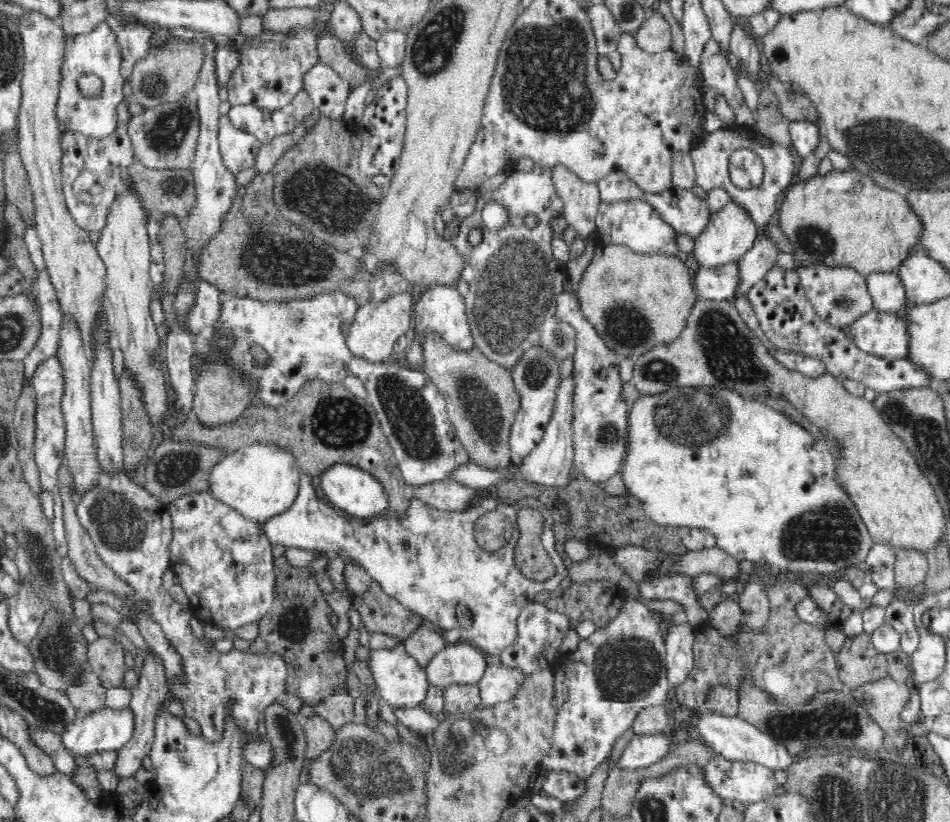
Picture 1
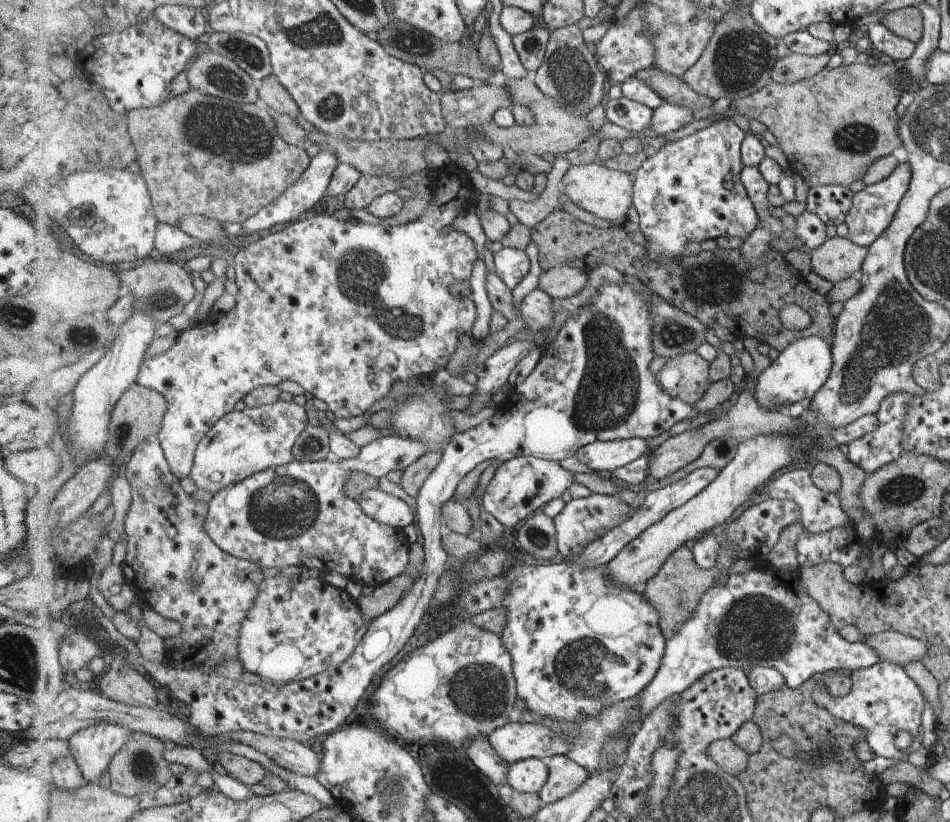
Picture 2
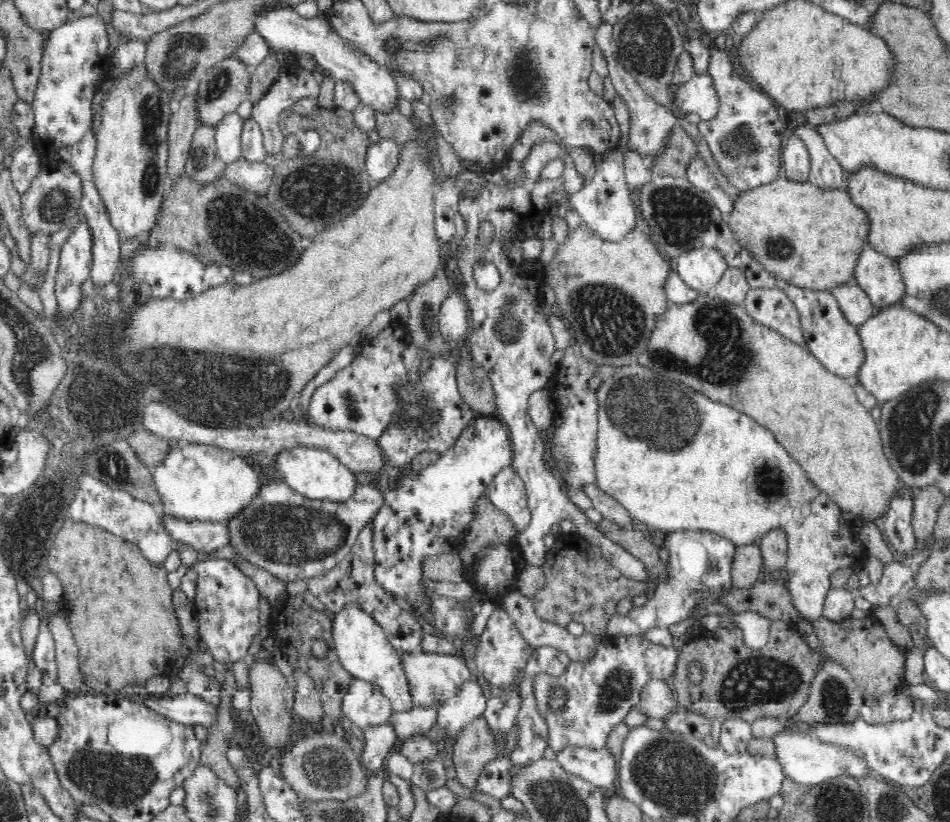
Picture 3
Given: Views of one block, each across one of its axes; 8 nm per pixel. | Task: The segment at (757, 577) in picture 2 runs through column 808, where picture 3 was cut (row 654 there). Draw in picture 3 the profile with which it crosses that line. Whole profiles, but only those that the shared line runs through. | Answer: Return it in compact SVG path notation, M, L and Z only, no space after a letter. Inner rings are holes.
M602 635L602 642L598 644L596 652L590 655L589 659L580 662L570 662L567 670L562 676L548 676L540 674L535 679L535 696L540 717L546 720L549 725L548 746L552 748L554 754L564 750L564 748L595 748L601 749L607 746L608 736L625 721L626 715L632 712L634 704L642 697L644 686L654 679L669 682L679 666L681 658L681 643L679 646L658 646L646 640L646 636L626 635ZM564 691L566 693L564 706L558 710L553 708L555 693Z

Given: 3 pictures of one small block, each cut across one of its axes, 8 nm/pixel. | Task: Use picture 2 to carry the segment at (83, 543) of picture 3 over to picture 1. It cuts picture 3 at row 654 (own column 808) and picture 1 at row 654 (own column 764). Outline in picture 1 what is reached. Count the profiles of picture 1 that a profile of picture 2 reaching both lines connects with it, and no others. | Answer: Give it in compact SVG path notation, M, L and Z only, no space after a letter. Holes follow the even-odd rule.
M99 636L89 644L89 667L95 673L103 686L108 689L119 688L123 685L126 650L110 638Z

